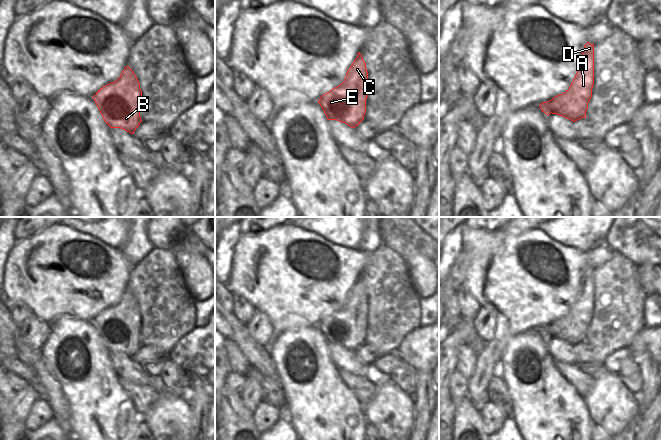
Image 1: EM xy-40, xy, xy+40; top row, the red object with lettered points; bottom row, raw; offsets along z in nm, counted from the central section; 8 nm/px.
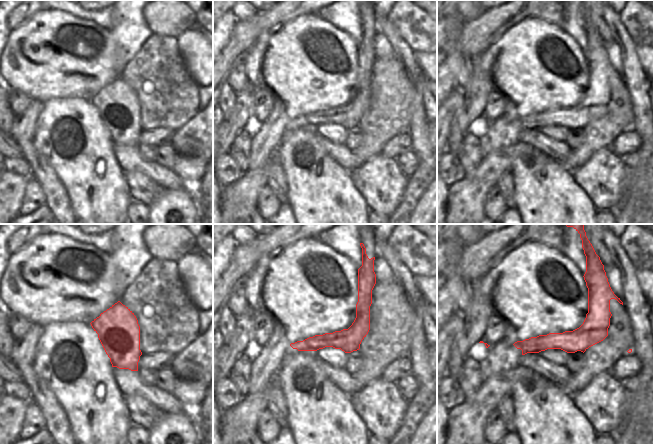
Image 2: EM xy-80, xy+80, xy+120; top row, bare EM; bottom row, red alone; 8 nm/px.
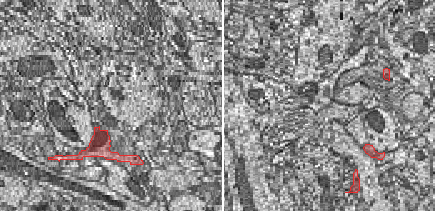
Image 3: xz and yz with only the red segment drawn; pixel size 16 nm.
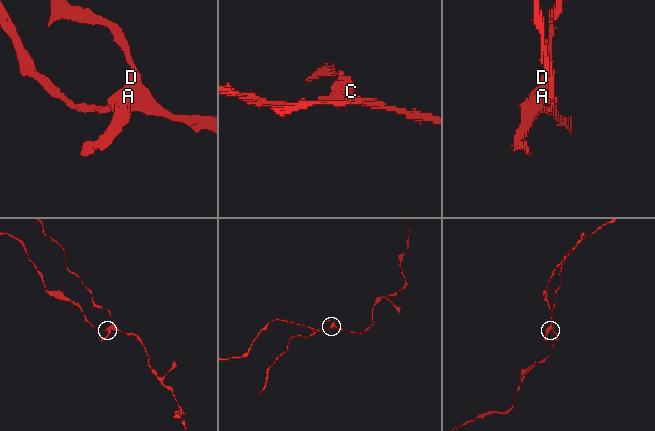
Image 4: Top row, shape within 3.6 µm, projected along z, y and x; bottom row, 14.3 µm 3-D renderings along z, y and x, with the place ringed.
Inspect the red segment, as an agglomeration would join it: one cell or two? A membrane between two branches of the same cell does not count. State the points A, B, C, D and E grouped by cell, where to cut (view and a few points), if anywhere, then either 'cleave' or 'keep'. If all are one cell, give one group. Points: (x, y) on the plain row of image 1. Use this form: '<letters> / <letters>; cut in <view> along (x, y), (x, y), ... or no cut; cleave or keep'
A B C E / D; cut in xy+40 along (580, 283), (587, 283), (591, 287), (592, 311); cleave

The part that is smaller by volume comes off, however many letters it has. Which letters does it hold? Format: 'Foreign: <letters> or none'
Foreign: A, B, C, E

